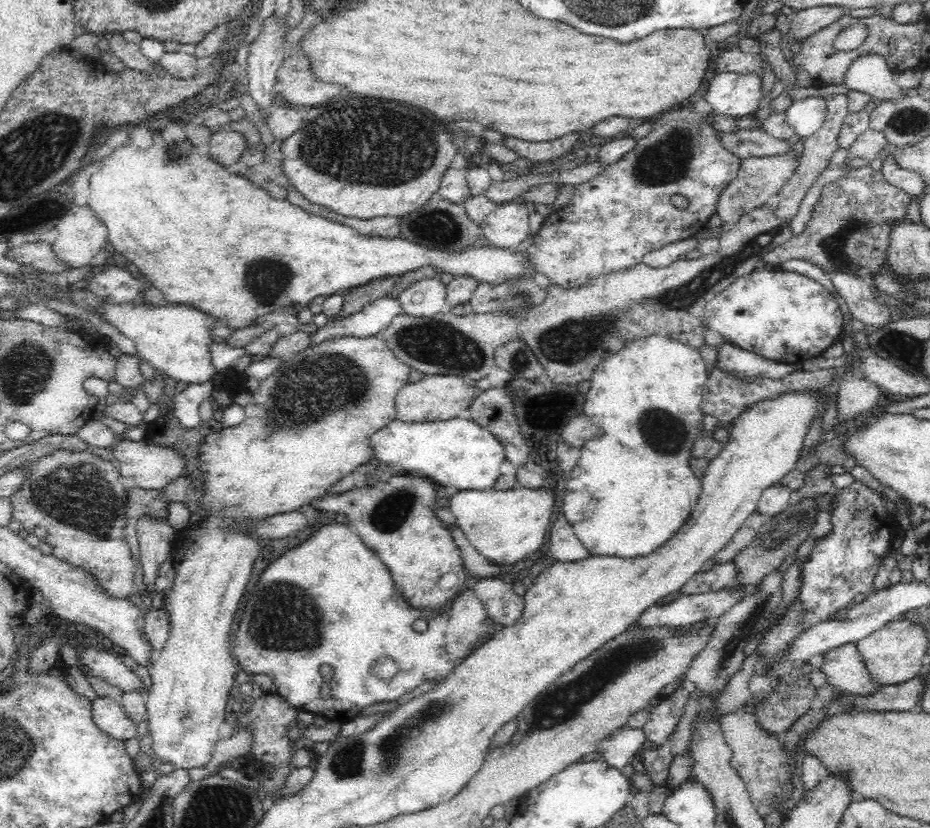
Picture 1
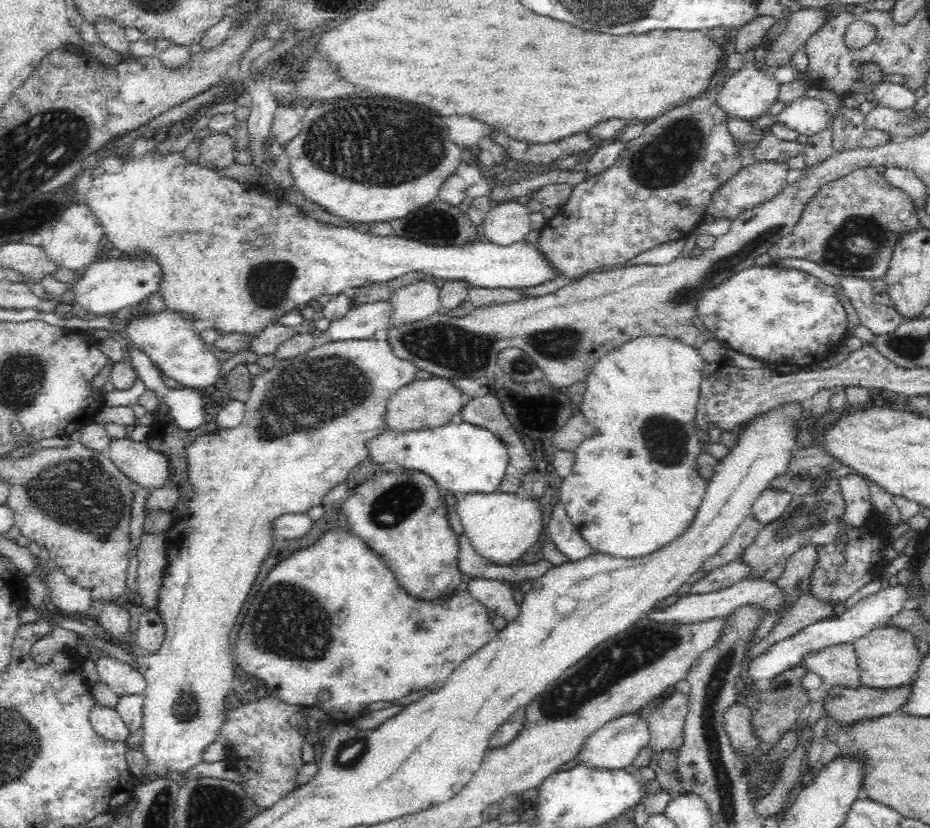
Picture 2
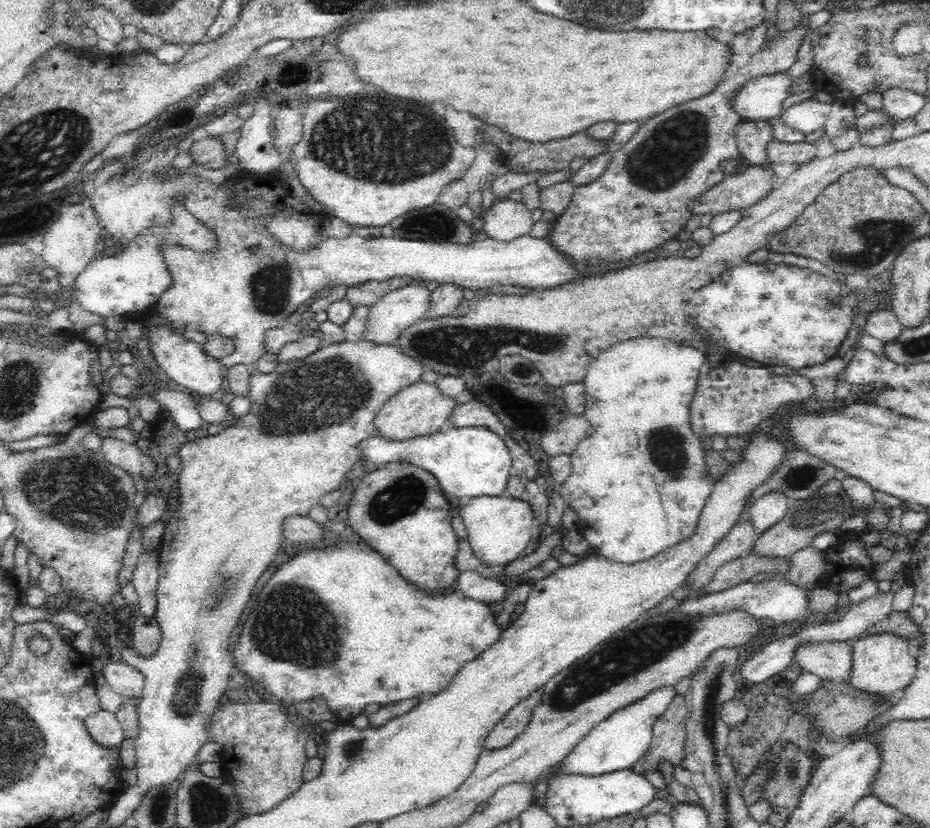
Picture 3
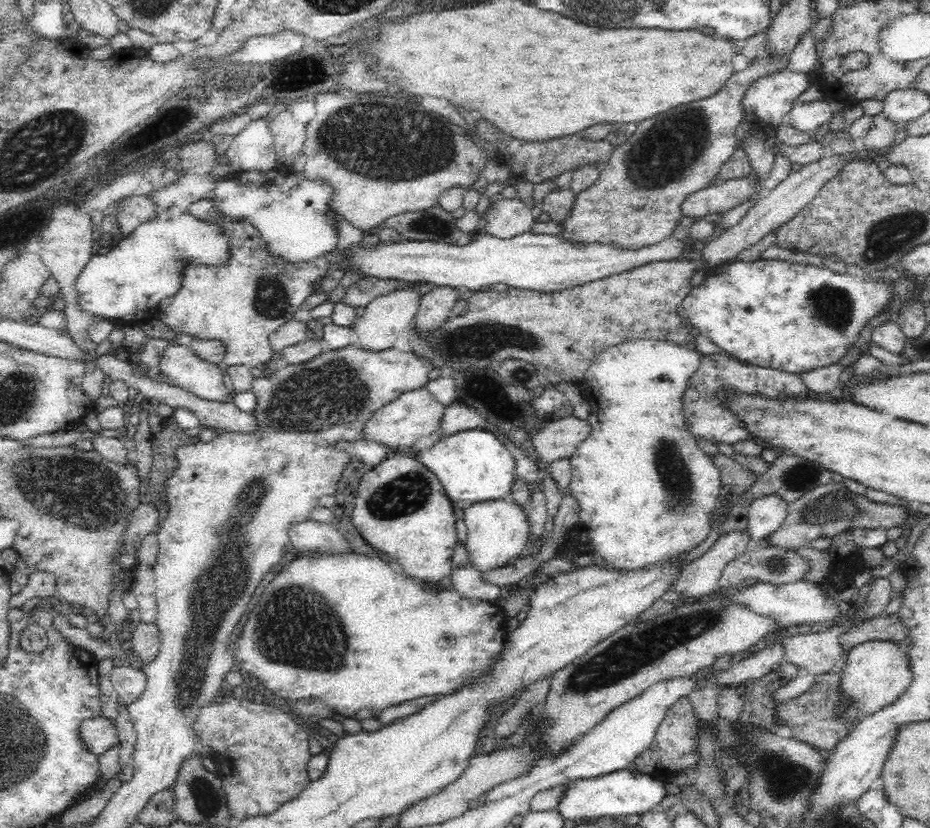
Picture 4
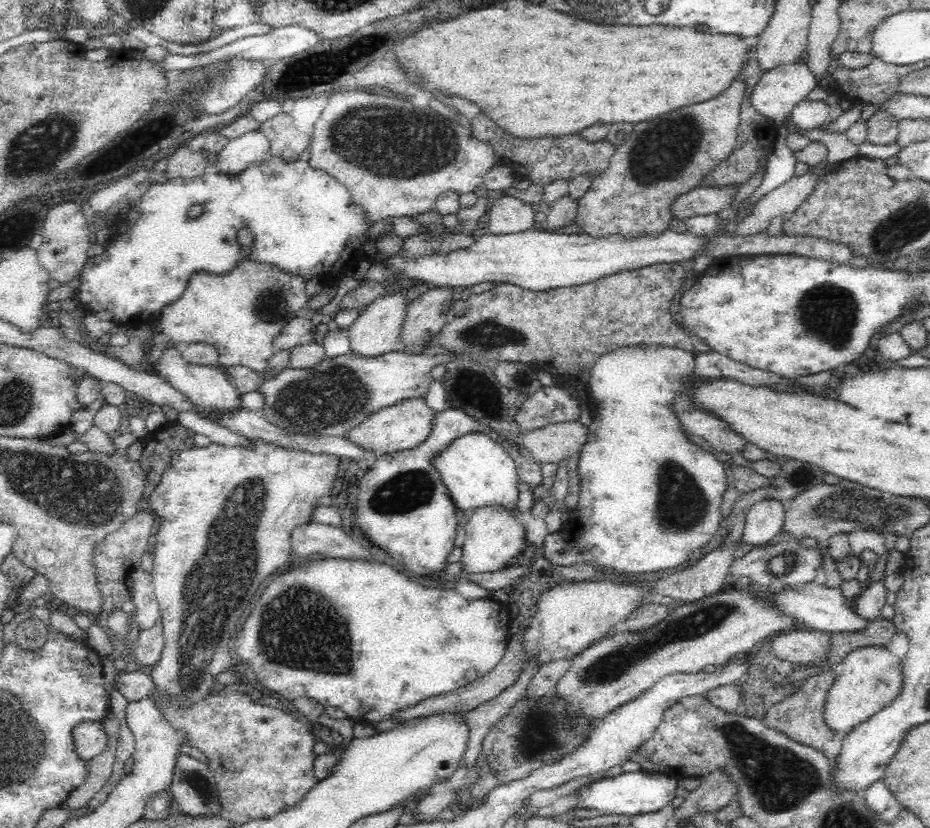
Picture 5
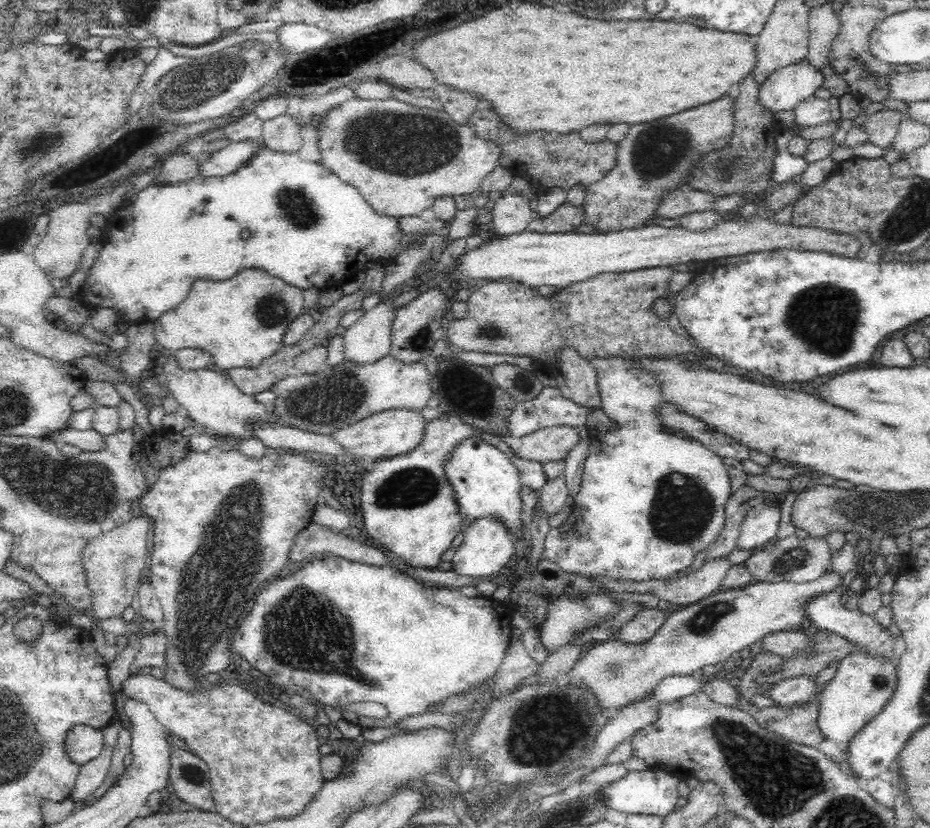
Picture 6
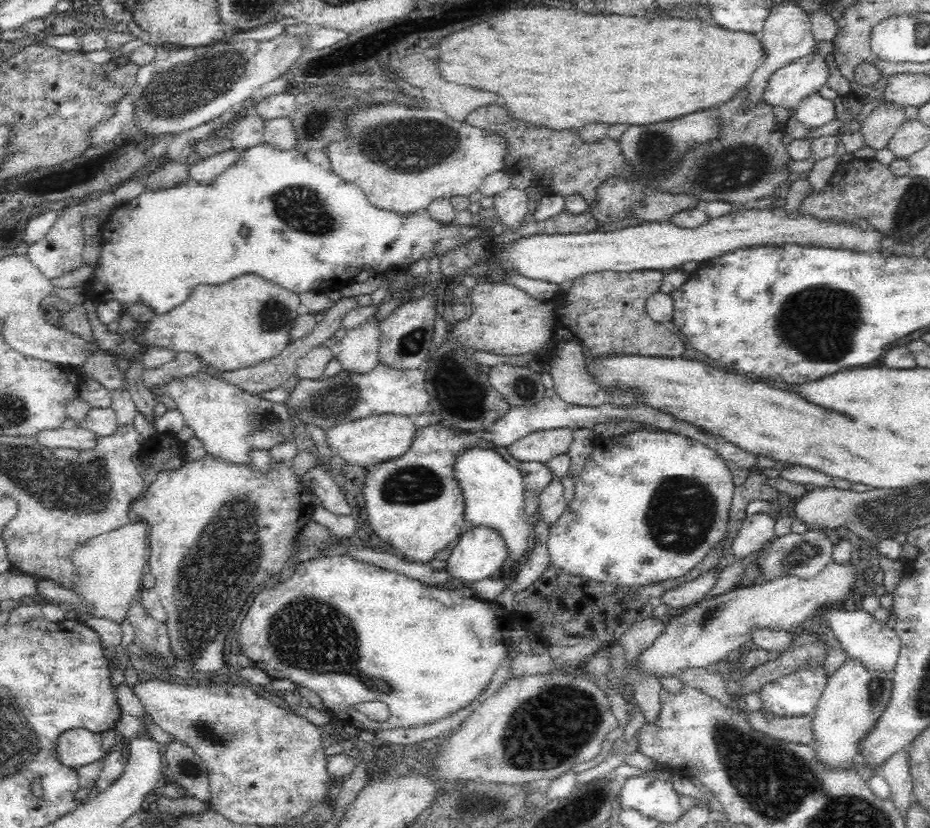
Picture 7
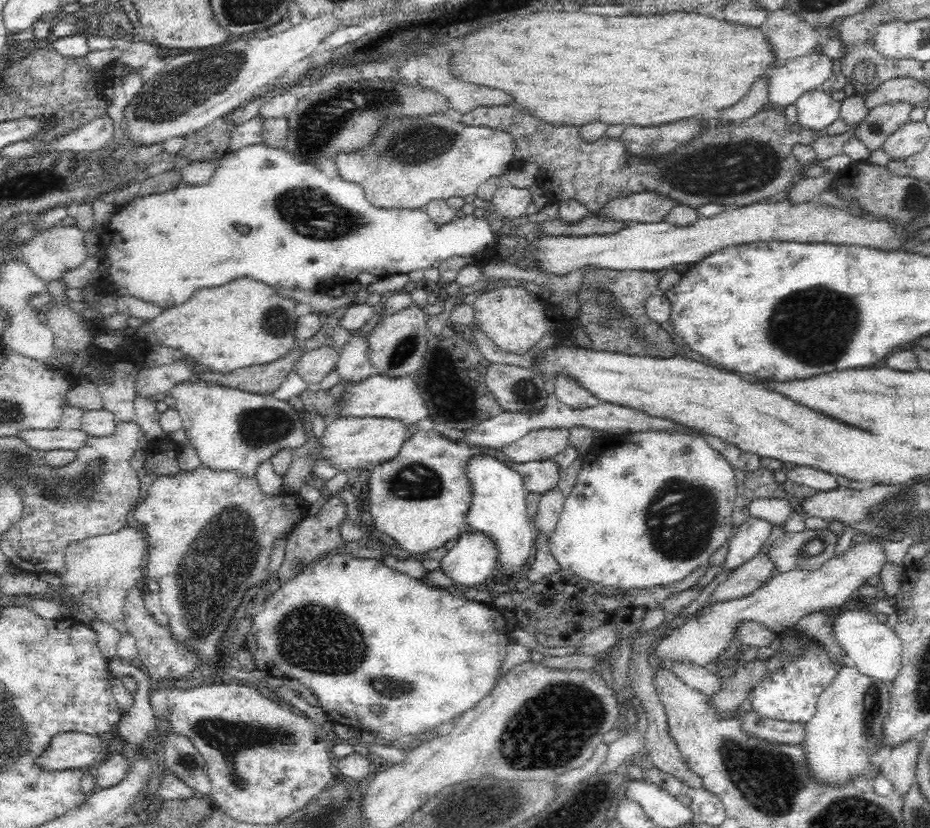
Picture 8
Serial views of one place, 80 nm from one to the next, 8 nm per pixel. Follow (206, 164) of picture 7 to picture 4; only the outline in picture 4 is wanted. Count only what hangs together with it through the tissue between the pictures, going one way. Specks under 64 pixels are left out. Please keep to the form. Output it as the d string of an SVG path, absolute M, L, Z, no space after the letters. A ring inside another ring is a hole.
M264 118L252 120L228 146L225 156L228 158L228 166L234 168L234 174L242 171L264 171L278 164L267 121Z

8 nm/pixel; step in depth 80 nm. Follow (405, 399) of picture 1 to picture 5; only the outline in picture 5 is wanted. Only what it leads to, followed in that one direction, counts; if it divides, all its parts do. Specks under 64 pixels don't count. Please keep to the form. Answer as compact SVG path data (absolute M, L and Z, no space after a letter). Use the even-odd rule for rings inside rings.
M424 398L422 400L404 400L371 414L364 422L348 429L340 437L346 443L358 447L360 451L372 452L377 457L394 452L413 450L427 440L434 415L436 415L436 411L432 411L428 407Z

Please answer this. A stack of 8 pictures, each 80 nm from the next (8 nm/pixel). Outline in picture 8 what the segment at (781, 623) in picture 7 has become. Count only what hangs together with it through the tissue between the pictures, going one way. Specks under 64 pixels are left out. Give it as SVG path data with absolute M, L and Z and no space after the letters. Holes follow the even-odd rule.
M870 536L868 540L856 542L844 552L825 560L818 568L796 567L775 573L754 594L738 600L712 604L712 608L706 608L696 621L686 618L684 624L668 631L663 639L659 639L654 655L665 665L673 663L674 659L688 659L705 667L719 658L726 646L734 640L733 630L740 621L752 620L768 627L773 633L780 634L784 629L794 628L803 616L841 608L856 588L866 584L868 578L879 576L886 563L887 552L884 551L881 539Z

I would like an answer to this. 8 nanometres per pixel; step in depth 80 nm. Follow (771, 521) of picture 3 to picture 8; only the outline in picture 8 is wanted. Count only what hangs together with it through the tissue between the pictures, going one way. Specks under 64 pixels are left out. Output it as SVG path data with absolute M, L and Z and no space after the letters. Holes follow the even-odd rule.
M752 516L740 524L728 544L728 553L721 562L719 573L732 572L748 560L752 560L762 550L772 528L773 525L766 520Z

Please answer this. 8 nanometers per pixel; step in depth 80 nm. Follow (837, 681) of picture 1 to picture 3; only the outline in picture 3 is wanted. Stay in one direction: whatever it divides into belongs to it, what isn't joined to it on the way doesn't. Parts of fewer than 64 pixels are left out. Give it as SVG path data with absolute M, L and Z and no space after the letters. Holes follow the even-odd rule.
M826 640L796 644L793 661L804 672L818 676L821 680L848 682L852 666L852 648L848 642Z

